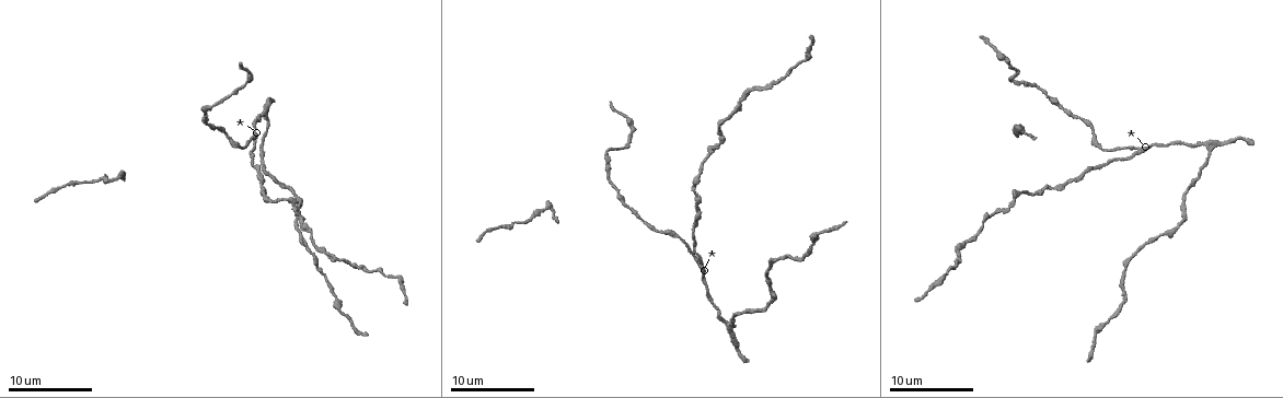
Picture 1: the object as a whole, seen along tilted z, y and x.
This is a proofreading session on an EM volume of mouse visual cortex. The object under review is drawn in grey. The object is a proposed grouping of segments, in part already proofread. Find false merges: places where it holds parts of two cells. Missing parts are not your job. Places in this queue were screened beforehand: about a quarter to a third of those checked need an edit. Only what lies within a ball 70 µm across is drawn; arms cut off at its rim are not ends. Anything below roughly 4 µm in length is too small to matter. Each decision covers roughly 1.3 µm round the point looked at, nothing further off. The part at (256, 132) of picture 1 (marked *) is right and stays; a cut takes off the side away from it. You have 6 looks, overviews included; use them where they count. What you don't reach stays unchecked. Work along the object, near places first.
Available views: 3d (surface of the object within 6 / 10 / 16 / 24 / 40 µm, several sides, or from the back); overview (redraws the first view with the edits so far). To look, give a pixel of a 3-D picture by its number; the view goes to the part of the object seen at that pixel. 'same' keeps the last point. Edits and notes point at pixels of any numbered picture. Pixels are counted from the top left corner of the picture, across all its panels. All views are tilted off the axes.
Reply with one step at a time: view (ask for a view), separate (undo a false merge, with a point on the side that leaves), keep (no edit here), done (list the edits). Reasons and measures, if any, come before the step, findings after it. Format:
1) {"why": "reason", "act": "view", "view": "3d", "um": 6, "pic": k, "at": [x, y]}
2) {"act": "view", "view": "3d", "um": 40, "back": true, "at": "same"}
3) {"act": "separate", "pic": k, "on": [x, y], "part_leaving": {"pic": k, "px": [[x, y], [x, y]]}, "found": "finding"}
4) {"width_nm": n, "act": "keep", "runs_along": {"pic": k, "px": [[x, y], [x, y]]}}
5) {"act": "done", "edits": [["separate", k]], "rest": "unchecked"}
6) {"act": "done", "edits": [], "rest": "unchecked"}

{"act": "view", "view": "3d", "um": 6, "pic": 1, "at": [703, 262]}

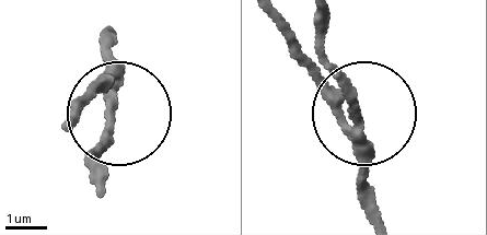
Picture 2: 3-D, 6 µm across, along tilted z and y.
{"why": "from behind", "act": "view", "view": "3d", "um": 6, "back": true, "pic": 2, "at": [111, 104]}

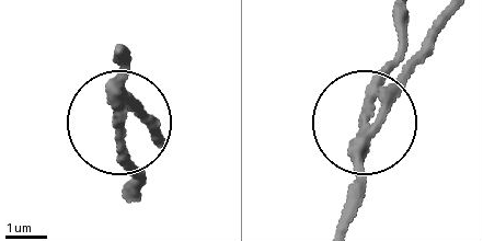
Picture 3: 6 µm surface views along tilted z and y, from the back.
{"width_nm": 250, "act": "keep", "runs_along": {"pic": 3, "px": [[107, 81], [119, 122], [138, 110], [152, 117]]}, "found": "one cell here"}

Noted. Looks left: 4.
{"why": "calibre changes", "act": "view", "view": "3d", "um": 10, "pic": 1, "at": [807, 49]}

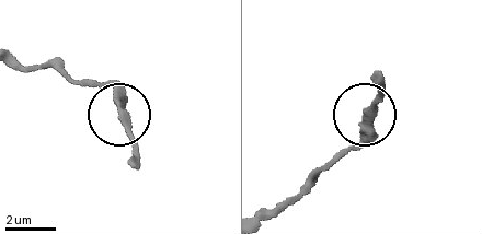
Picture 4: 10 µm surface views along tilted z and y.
{"act": "keep", "runs_along": {"pic": 4, "px": [[20, 61], [34, 69], [57, 67], [116, 98], [140, 164]]}, "found": "all the same cell"}

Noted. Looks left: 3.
{"why": "thick turns thin", "act": "view", "view": "3d", "um": 16, "pic": 1, "at": [98, 182]}

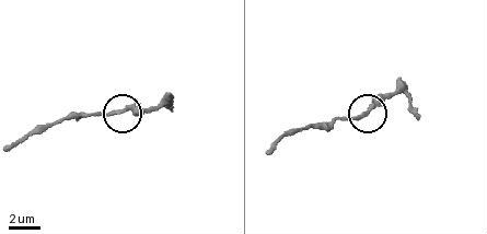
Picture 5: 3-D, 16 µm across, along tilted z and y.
{"width_nm": 280, "act": "keep", "found": "continuous, no second cell"}

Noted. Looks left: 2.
{"act": "done", "edits": [], "rest": "unchecked"}

